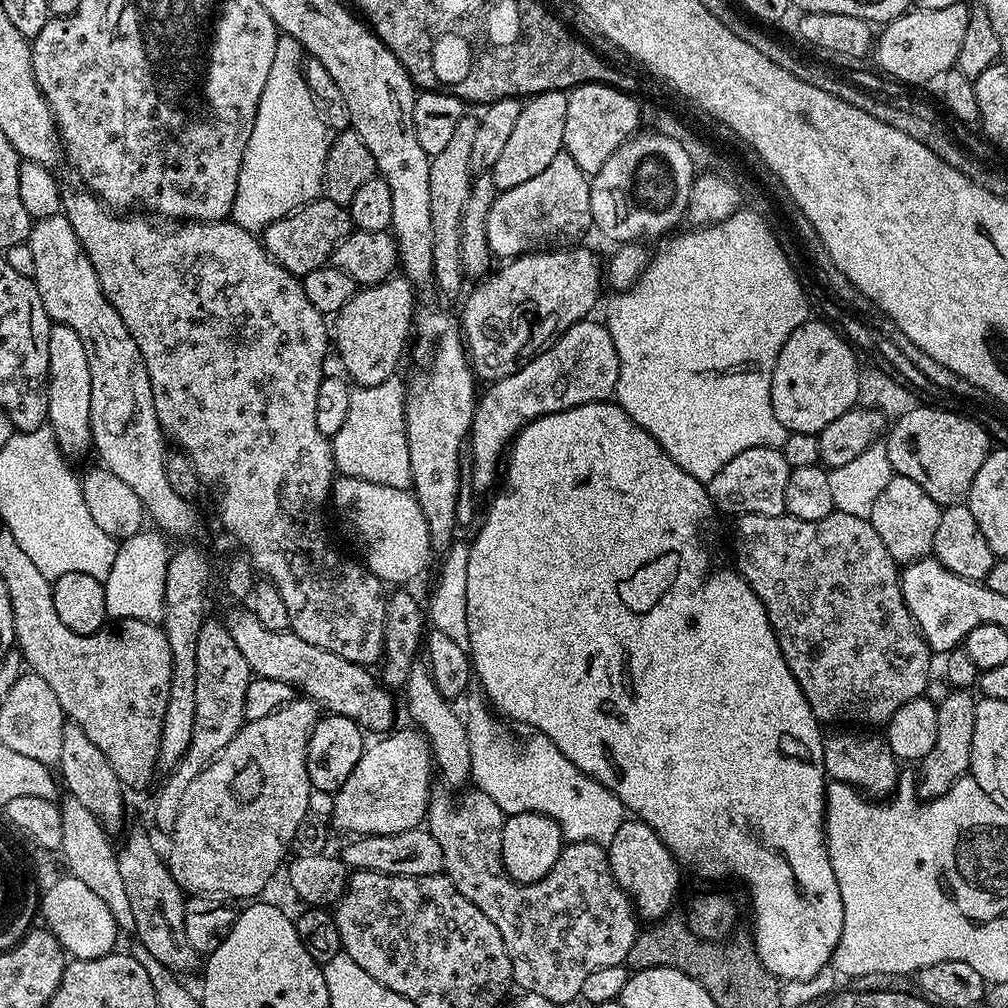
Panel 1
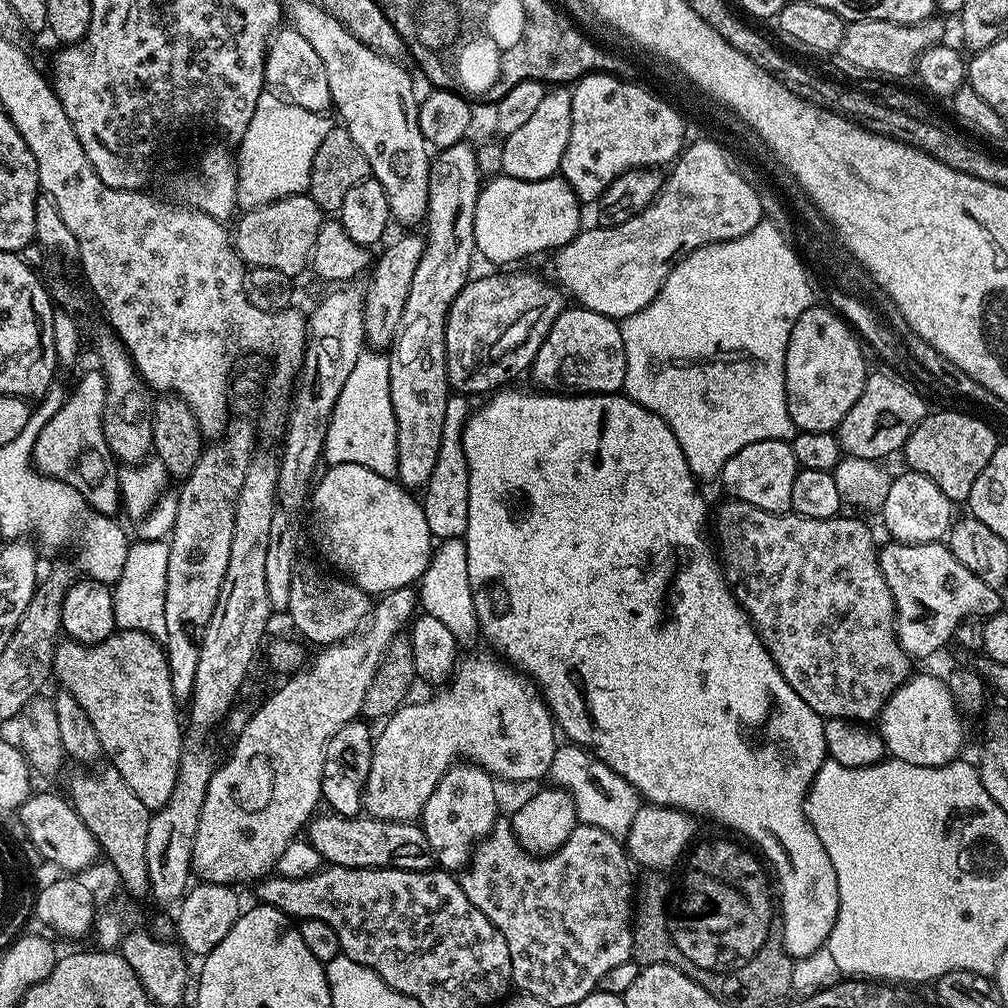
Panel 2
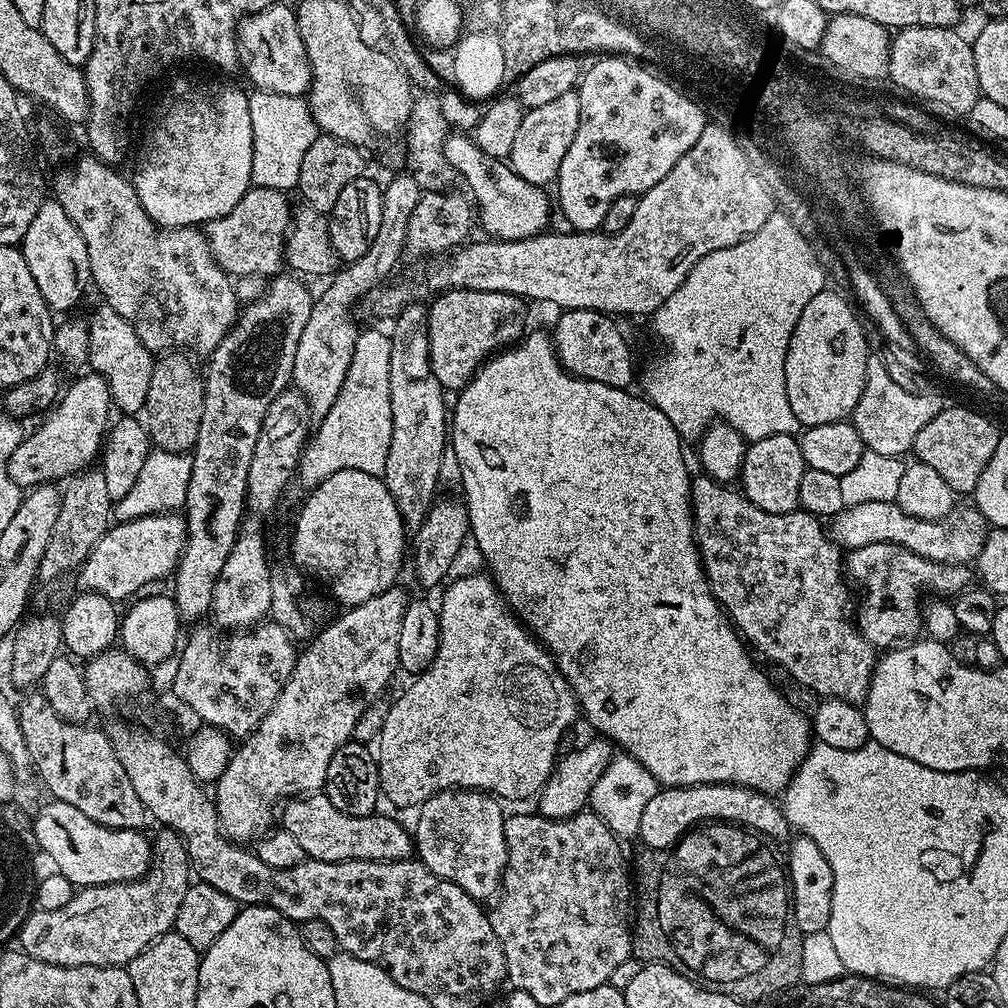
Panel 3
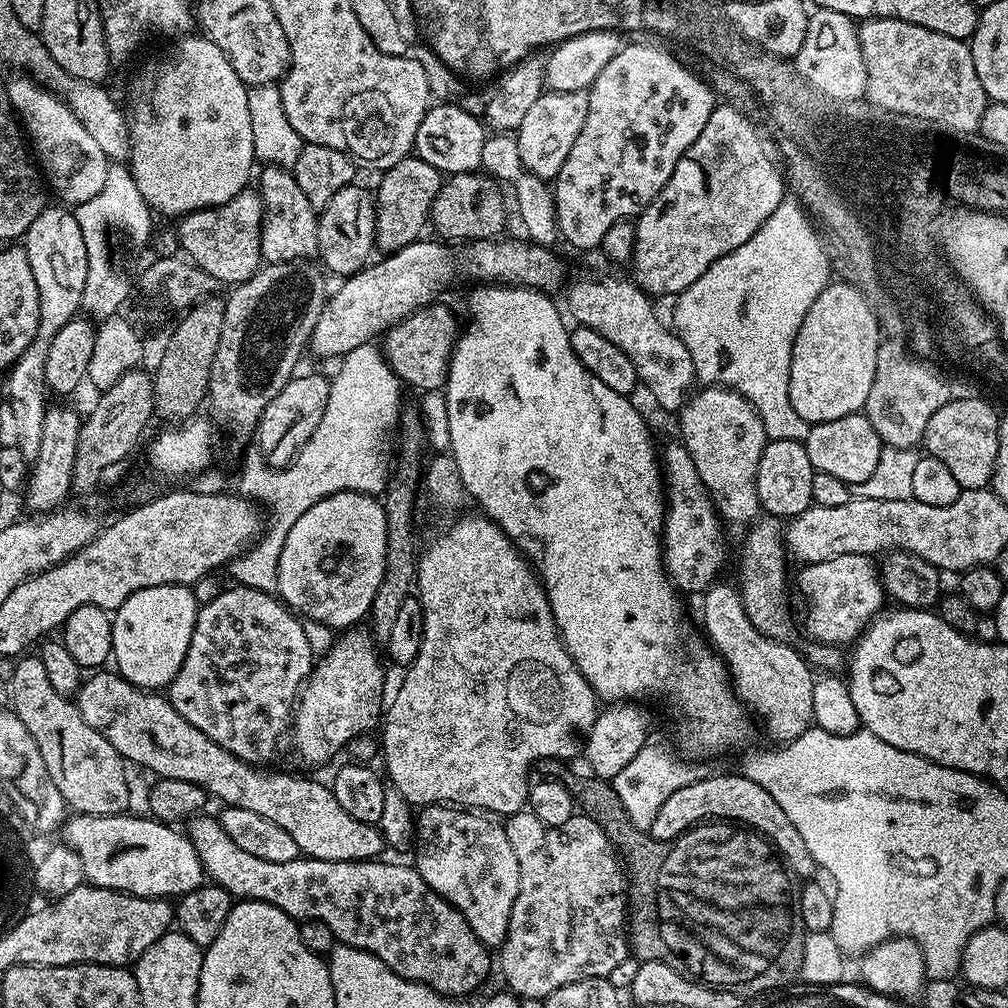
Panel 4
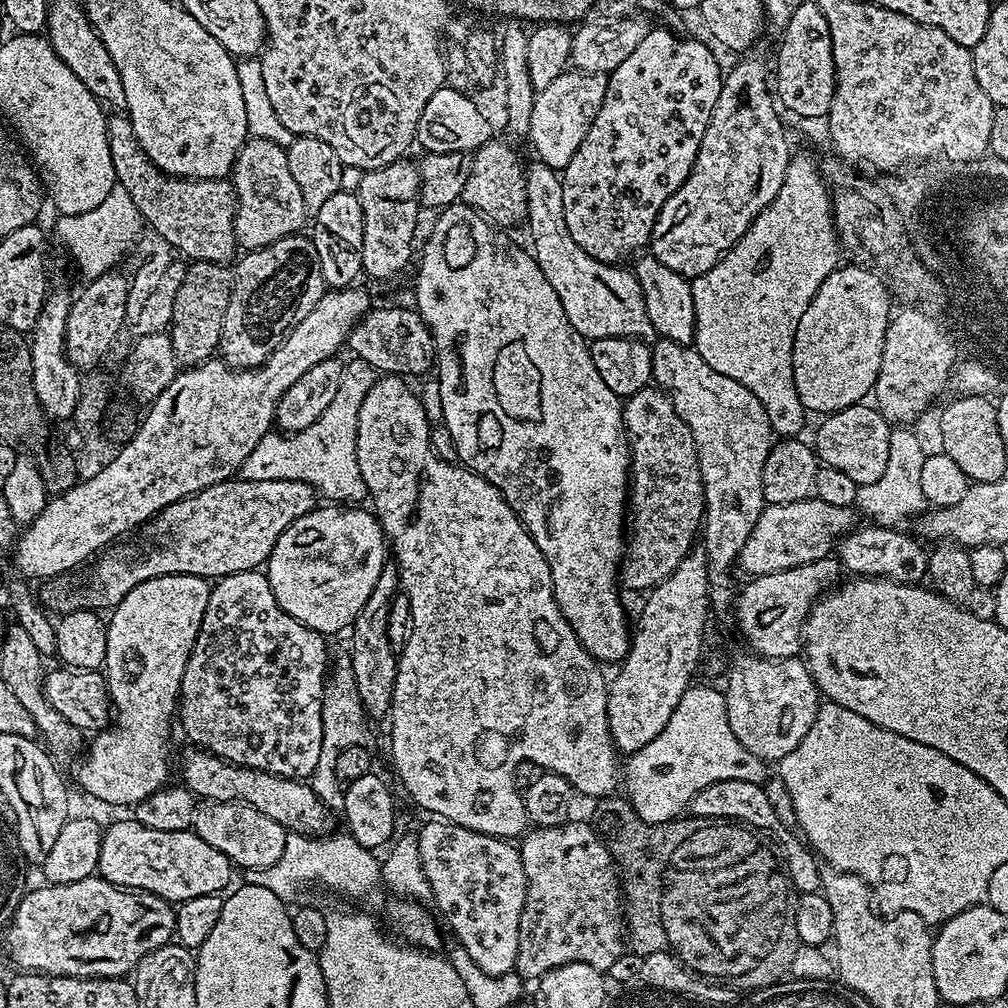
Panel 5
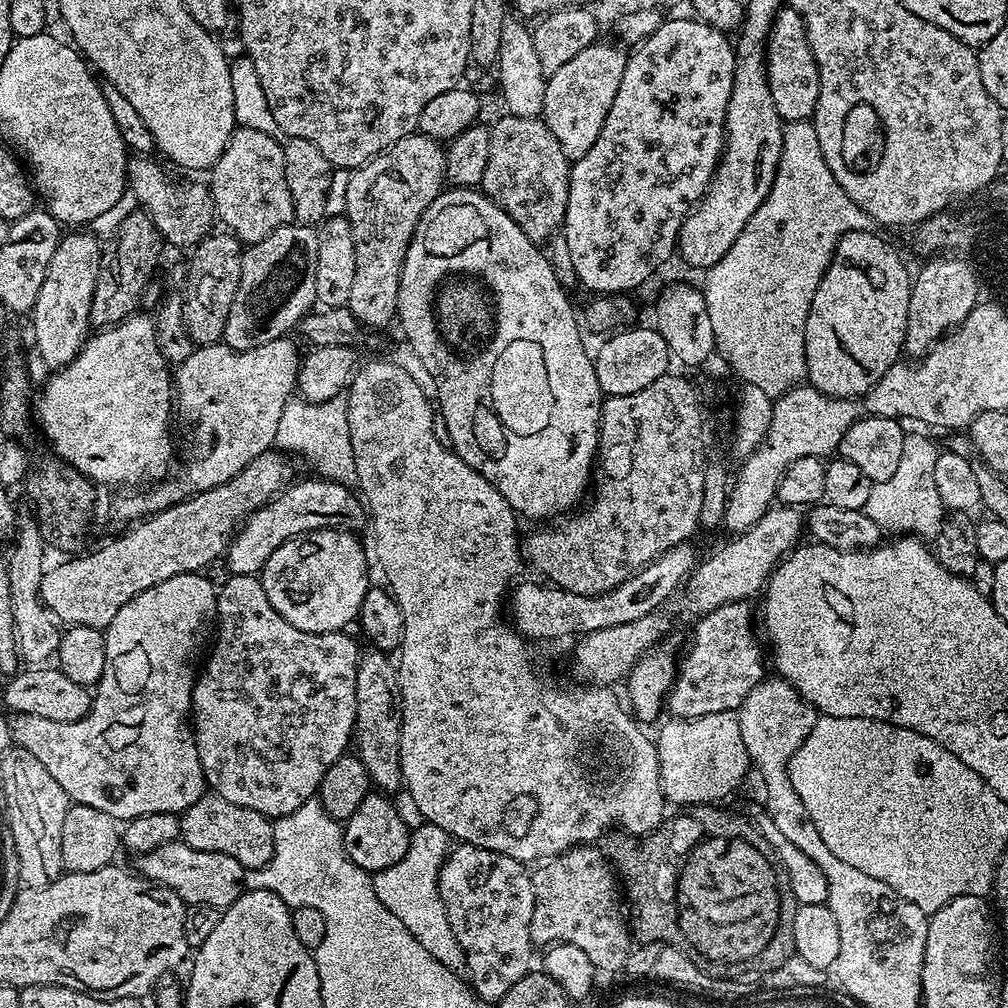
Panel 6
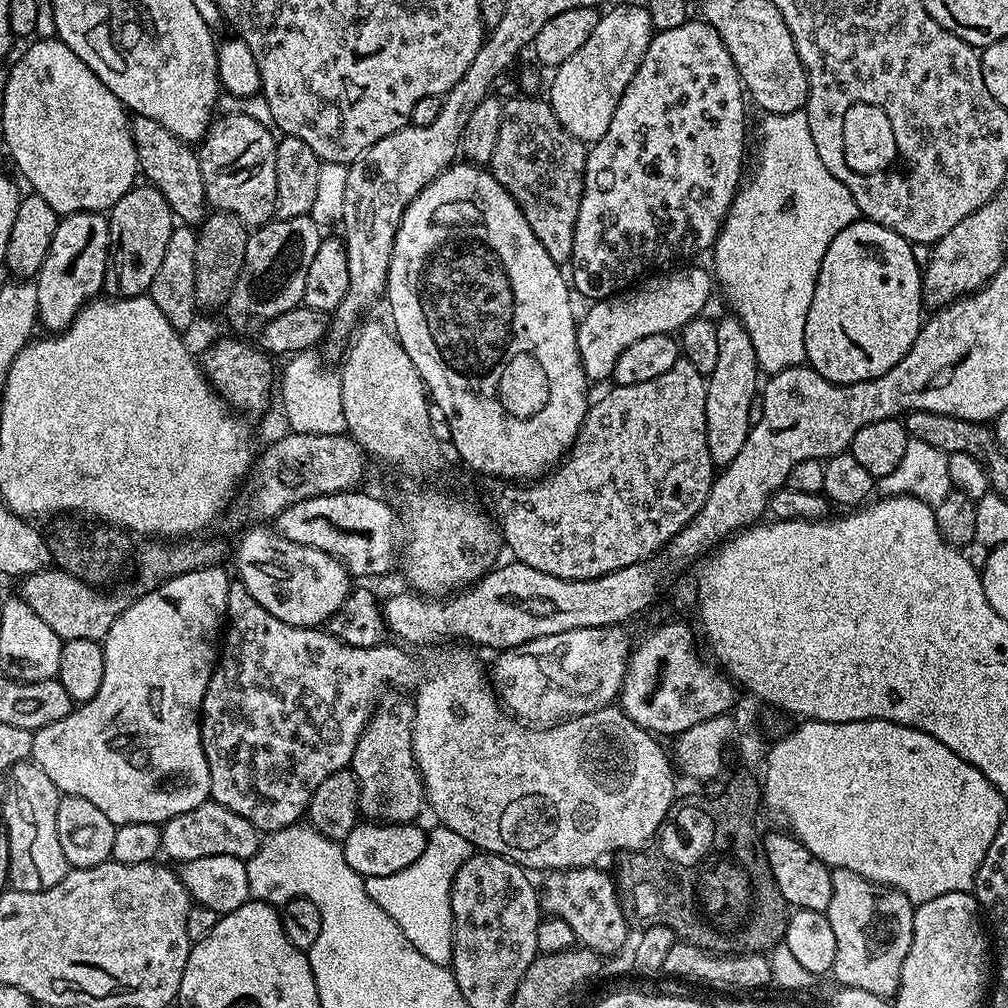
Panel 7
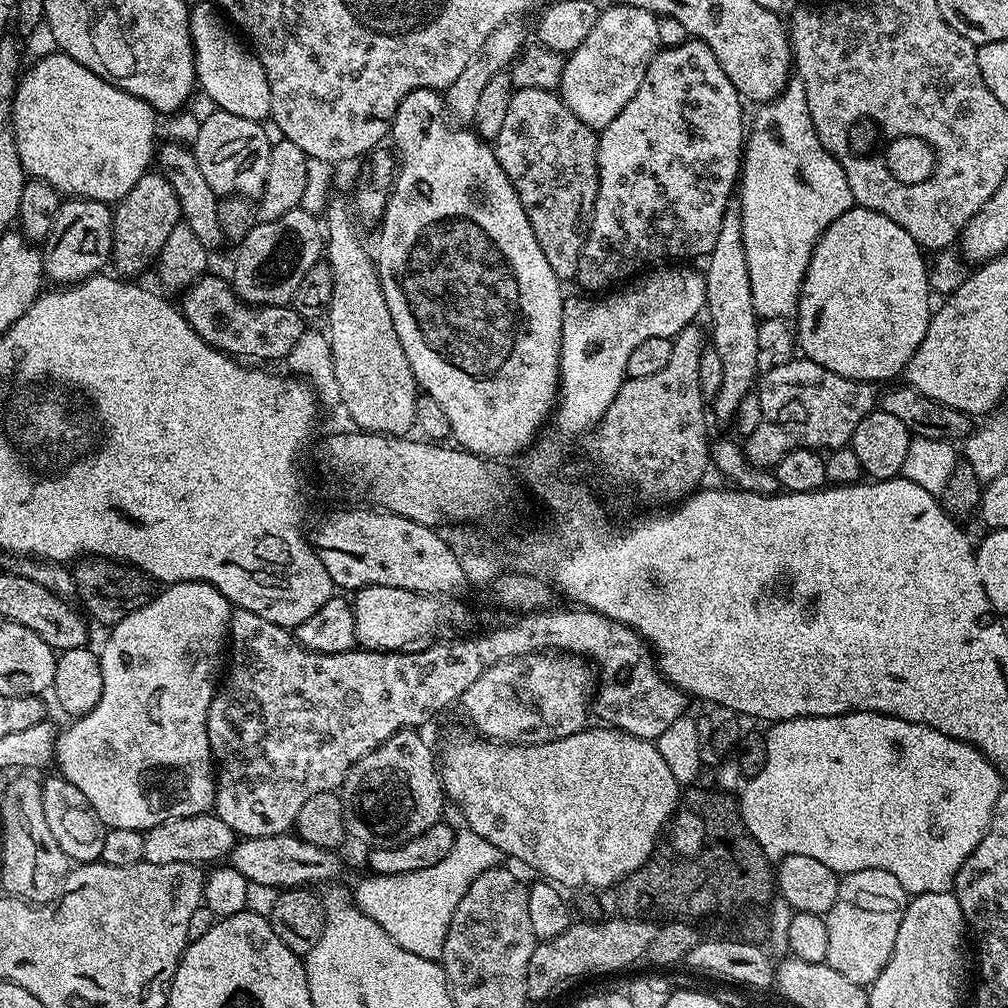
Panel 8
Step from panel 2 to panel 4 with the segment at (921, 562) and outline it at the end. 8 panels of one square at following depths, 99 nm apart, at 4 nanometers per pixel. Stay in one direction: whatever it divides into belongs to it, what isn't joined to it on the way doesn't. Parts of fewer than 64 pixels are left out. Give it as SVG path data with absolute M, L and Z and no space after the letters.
M842 554L839 558L826 558L826 562L803 565L797 576L795 573L794 588L804 599L804 632L809 641L845 646L863 636L864 629L880 615L886 601L880 569L874 561L872 556Z

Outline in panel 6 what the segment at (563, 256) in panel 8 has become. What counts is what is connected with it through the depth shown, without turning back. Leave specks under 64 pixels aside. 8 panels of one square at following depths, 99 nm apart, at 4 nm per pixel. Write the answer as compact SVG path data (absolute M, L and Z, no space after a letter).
M501 115L502 118L496 125L491 125L492 145L490 146L490 158L486 161L486 174L482 174L482 182L479 187L485 196L490 197L494 203L530 238L534 243L543 245L552 239L563 229L564 215L566 214L566 202L568 201L568 173L570 171L570 161L558 138L544 124L543 119L531 116L522 118L521 116Z

